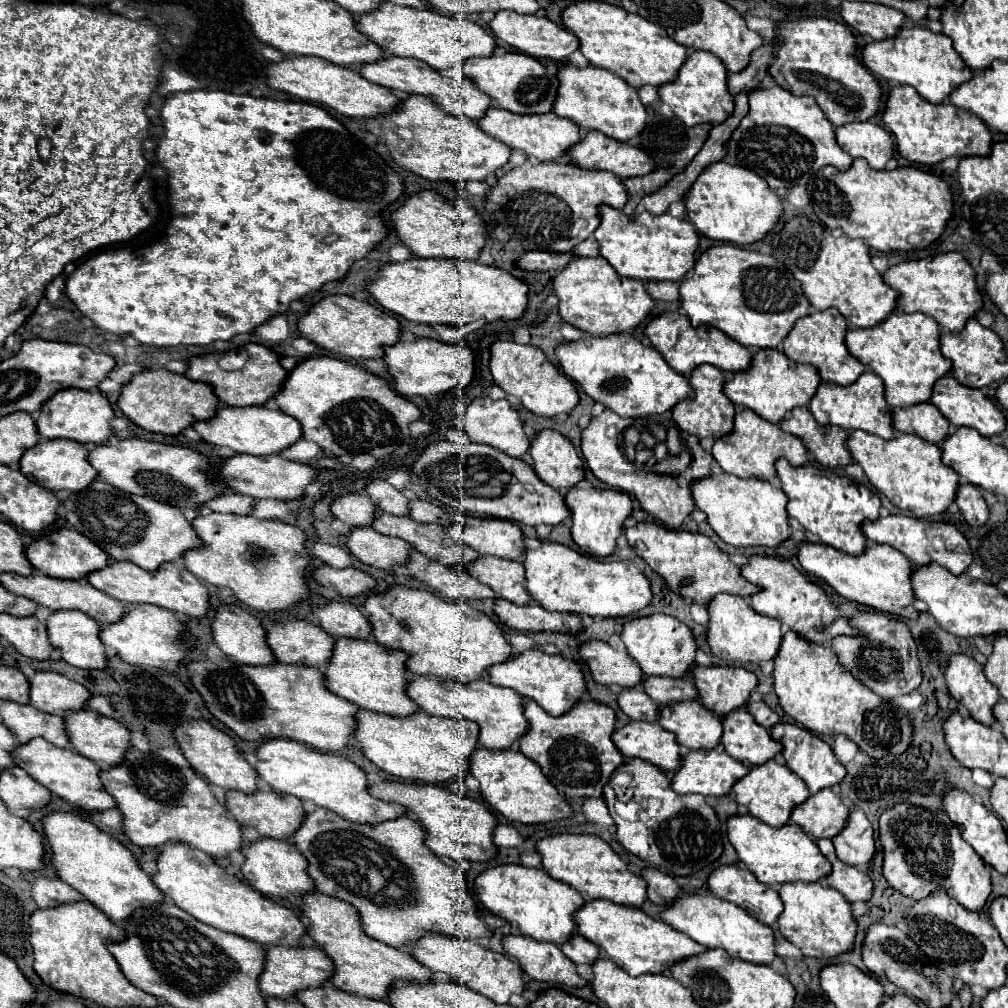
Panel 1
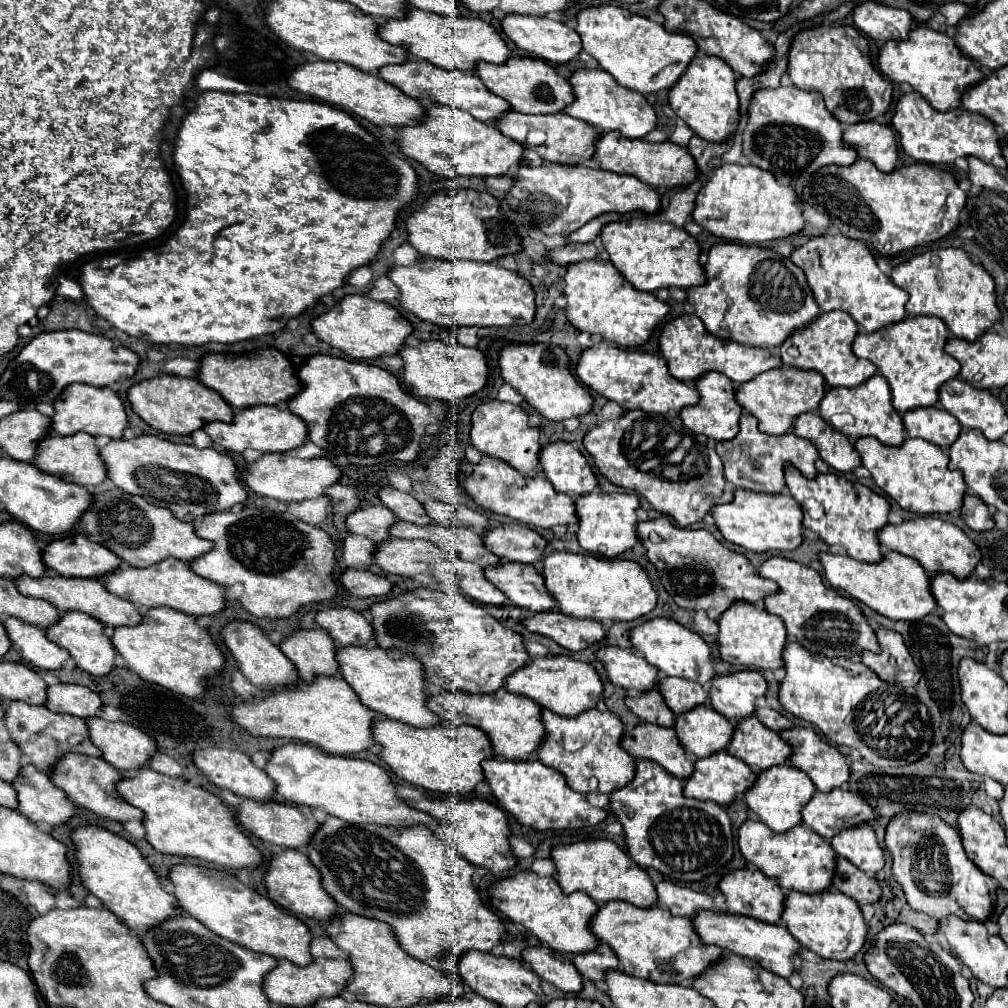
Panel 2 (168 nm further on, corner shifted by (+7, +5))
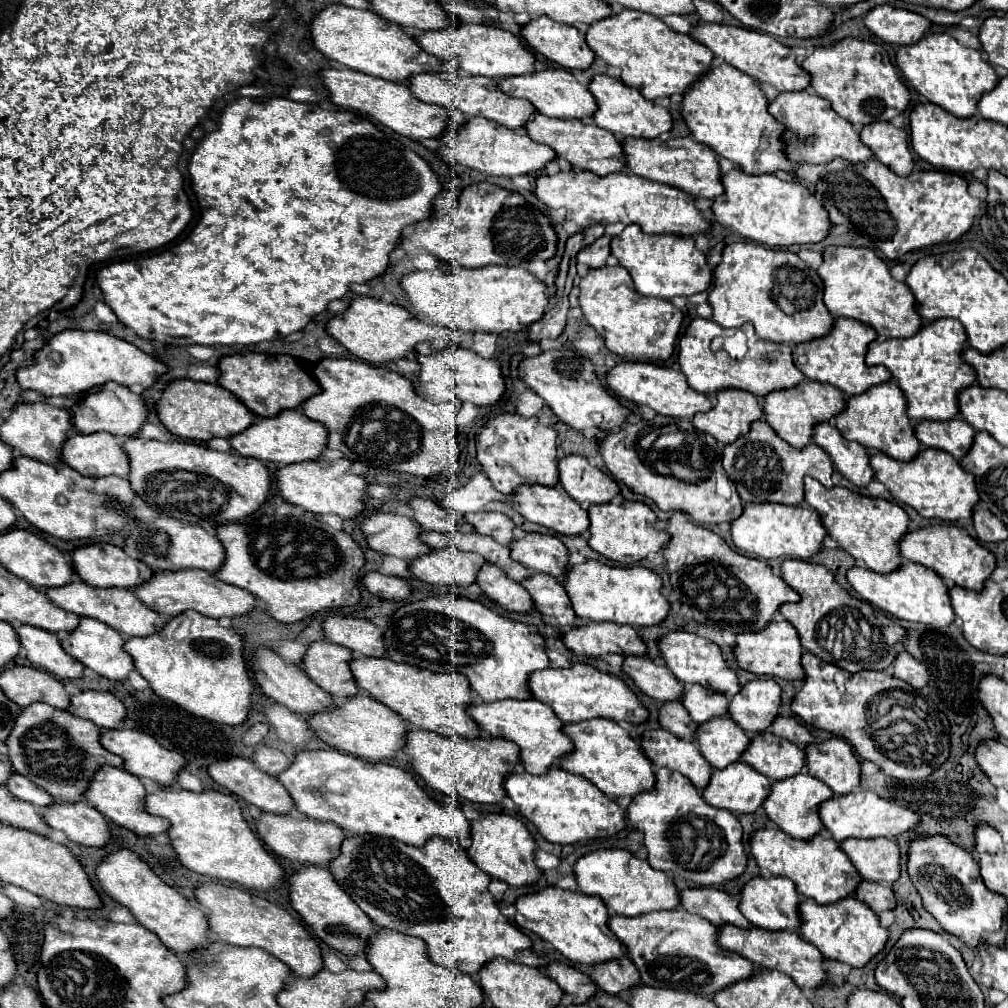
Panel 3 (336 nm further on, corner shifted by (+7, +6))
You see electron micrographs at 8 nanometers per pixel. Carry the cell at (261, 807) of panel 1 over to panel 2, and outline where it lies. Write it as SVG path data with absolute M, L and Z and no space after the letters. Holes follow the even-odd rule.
M245 798L241 802L241 806L237 808L237 818L241 822L241 826L255 834L259 840L269 842L273 846L281 846L281 848L301 848L307 846L313 838L313 834L319 830L319 822L313 816L309 806L295 806L295 804L279 804L279 802L253 802L249 798Z

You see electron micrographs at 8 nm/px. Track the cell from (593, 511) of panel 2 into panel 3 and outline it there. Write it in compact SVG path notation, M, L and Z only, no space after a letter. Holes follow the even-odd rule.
M609 501L609 503L591 505L587 511L591 519L591 527L589 527L591 537L587 543L593 551L597 551L599 555L611 561L619 561L623 565L637 563L645 559L647 553L661 551L663 545L669 541L669 535L657 525L655 513L641 501L623 501L621 505Z

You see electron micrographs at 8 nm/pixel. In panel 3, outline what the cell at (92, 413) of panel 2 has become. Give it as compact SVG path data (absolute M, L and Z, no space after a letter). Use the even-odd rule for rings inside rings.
M105 383L97 389L91 389L91 393L87 393L75 407L71 407L71 415L73 415L71 421L75 431L81 431L81 433L107 431L115 437L131 437L145 423L147 409L141 395L135 395L127 387L117 383Z

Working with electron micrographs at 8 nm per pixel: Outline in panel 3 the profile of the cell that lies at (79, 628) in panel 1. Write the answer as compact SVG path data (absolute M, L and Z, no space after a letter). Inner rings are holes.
M81 617L79 625L61 639L63 649L73 659L81 661L85 667L93 669L95 673L99 673L101 677L107 677L111 681L125 679L127 673L133 669L133 659L123 651L123 643L125 643L125 639L121 633L117 633L113 627L105 625L103 621L89 619L89 617Z

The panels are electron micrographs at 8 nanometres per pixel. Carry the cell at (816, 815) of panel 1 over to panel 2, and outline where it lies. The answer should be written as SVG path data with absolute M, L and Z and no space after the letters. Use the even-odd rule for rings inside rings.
M841 788L829 794L815 792L801 814L803 824L815 830L825 840L831 840L841 830L869 824L879 818L879 814L867 804L865 798Z

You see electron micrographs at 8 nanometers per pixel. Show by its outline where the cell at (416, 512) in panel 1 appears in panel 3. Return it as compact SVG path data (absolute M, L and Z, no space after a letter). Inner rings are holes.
M467 513L465 521L473 525L473 529L481 535L489 535L497 539L501 545L509 545L513 541L513 521L503 513Z

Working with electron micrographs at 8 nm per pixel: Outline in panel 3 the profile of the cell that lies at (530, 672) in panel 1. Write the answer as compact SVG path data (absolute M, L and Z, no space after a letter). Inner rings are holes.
M575 663L567 669L543 669L529 675L529 691L535 699L549 705L563 723L577 723L593 717L605 717L613 721L643 723L647 709L639 703L637 695L615 675L603 673L589 663Z

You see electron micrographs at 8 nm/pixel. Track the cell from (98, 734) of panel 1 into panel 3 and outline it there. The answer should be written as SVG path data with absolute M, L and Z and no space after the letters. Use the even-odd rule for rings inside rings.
M123 727L121 729L107 729L107 731L101 731L99 741L103 743L103 747L107 751L111 751L111 753L119 755L121 759L125 759L125 769L129 773L133 773L137 777L149 777L159 785L173 785L175 773L179 769L183 769L183 765L185 765L185 759L179 753L161 747L151 735L145 735L141 731L123 729Z

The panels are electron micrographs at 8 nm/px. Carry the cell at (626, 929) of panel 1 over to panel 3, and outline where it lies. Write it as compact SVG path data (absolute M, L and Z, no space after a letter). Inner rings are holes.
M681 907L673 911L655 911L637 917L609 917L609 929L625 945L627 955L633 959L641 973L641 983L649 987L667 987L703 997L713 997L715 991L731 985L743 977L753 975L753 963L745 957L723 951L715 945L717 927L703 917L685 913Z

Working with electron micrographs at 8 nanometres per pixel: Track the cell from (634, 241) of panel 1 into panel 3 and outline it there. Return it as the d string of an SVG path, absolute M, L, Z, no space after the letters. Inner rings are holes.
M627 225L623 233L613 237L611 255L629 271L641 295L671 299L675 295L701 293L711 287L713 273L705 253L695 249L695 241L689 235L645 235L639 225Z

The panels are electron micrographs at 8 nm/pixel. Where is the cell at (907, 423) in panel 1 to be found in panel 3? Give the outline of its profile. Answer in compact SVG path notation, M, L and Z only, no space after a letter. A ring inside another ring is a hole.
M963 419L949 421L921 421L915 425L915 435L925 447L941 449L961 459L973 443L975 429Z

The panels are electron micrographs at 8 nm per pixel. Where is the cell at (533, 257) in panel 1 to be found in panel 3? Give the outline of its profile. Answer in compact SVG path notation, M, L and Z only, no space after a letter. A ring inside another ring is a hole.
M603 235L599 237L595 243L587 245L585 249L581 249L577 253L577 263L585 263L589 267L603 267L607 263L607 257L611 255L609 251L609 243L611 243L611 235Z

